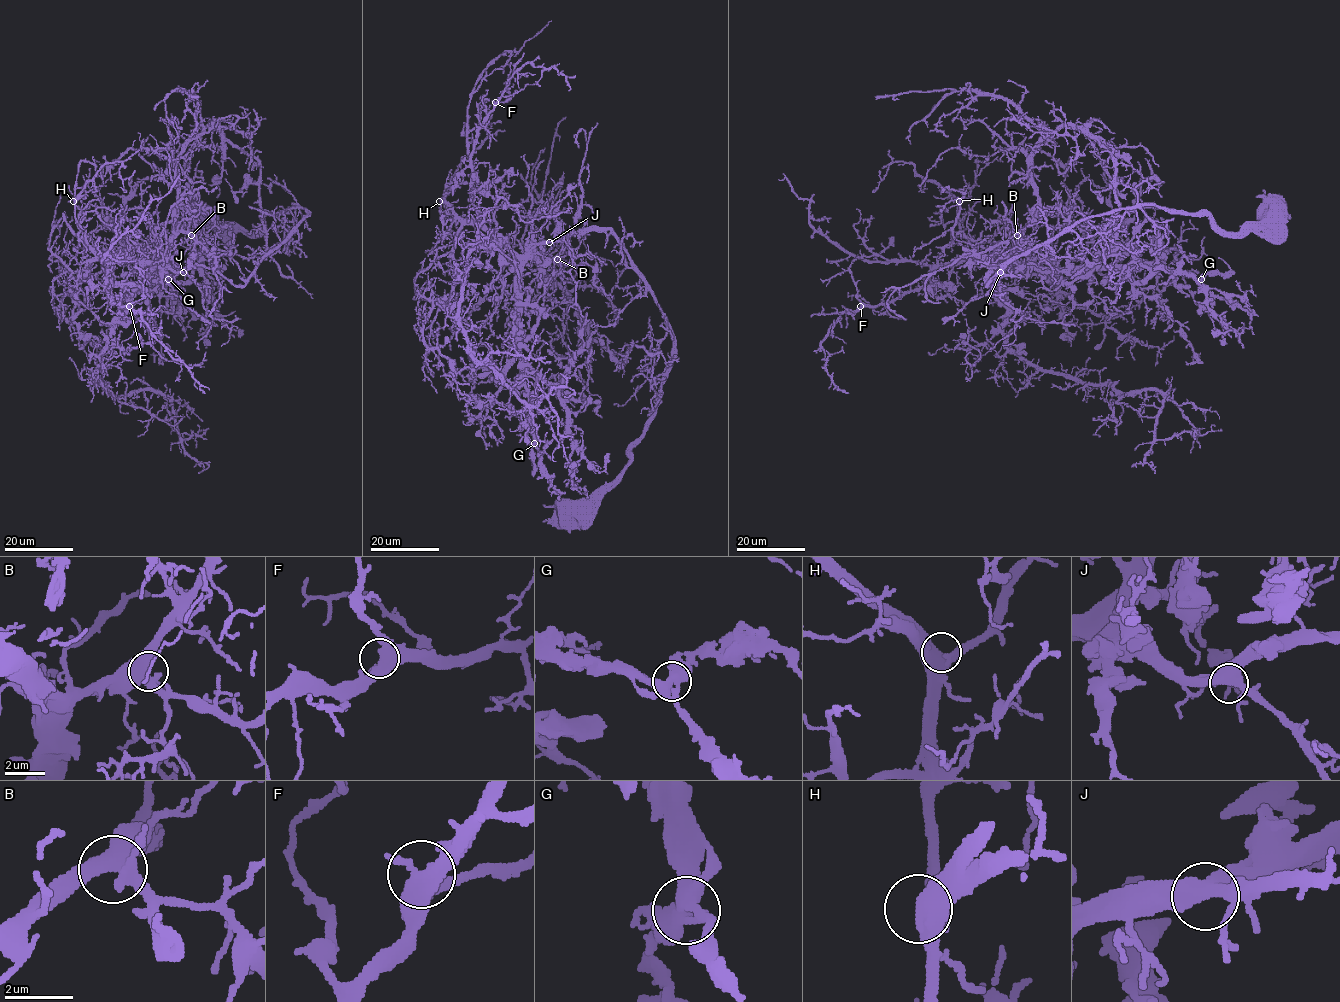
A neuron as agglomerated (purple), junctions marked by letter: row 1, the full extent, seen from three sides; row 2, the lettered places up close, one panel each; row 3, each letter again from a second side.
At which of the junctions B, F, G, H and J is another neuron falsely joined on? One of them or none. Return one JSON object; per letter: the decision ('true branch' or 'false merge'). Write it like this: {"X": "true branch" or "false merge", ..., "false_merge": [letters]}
{"B": "true branch", "F": "true branch", "G": "true branch", "H": "true branch", "J": "true branch", "false_merge": []}

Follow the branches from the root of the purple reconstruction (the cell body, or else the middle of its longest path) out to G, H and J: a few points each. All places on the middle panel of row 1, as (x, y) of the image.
G: (566, 512), (624, 468), (671, 360), (666, 317), (608, 229), (538, 243), (523, 266), (534, 443)
H: (566, 512), (578, 514), (627, 463), (671, 360), (668, 323), (608, 229), (564, 233), (517, 254), (439, 201)
J: (566, 512), (578, 514), (627, 463), (657, 402), (673, 338), (646, 280), (608, 229), (564, 233), (549, 242)

